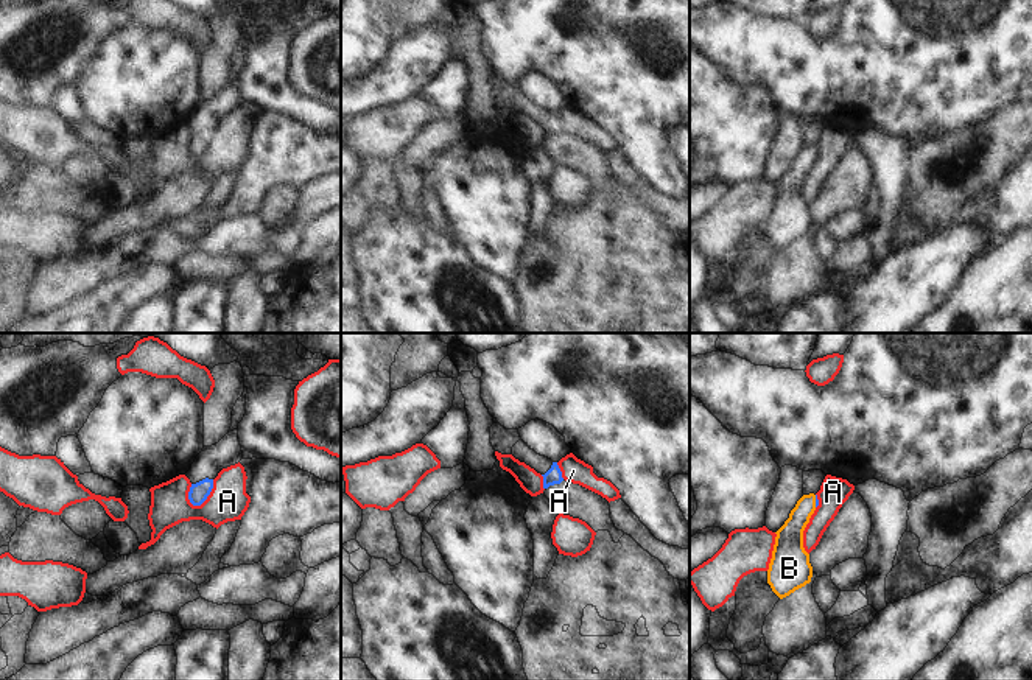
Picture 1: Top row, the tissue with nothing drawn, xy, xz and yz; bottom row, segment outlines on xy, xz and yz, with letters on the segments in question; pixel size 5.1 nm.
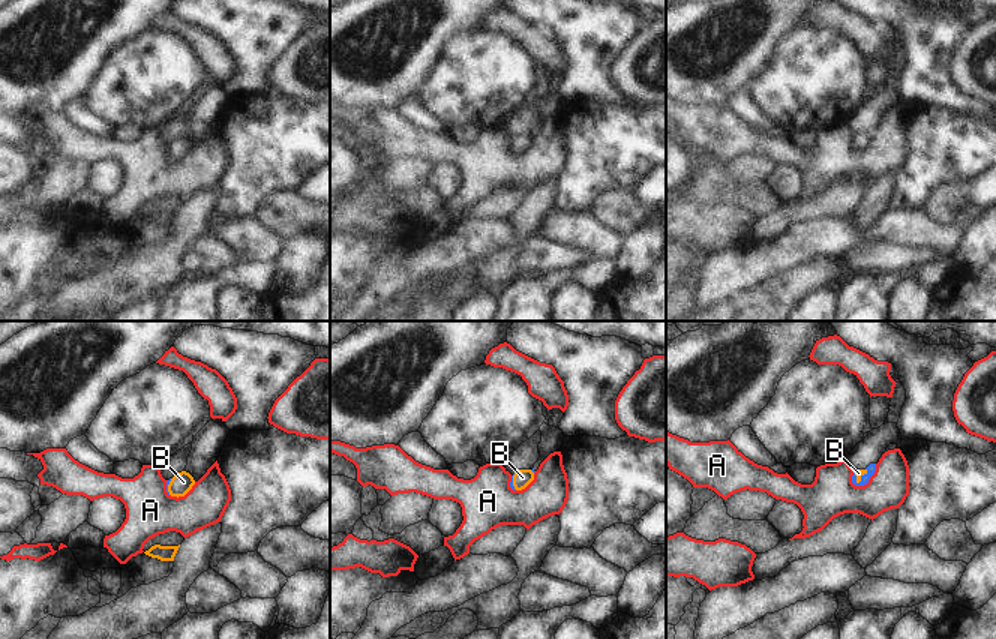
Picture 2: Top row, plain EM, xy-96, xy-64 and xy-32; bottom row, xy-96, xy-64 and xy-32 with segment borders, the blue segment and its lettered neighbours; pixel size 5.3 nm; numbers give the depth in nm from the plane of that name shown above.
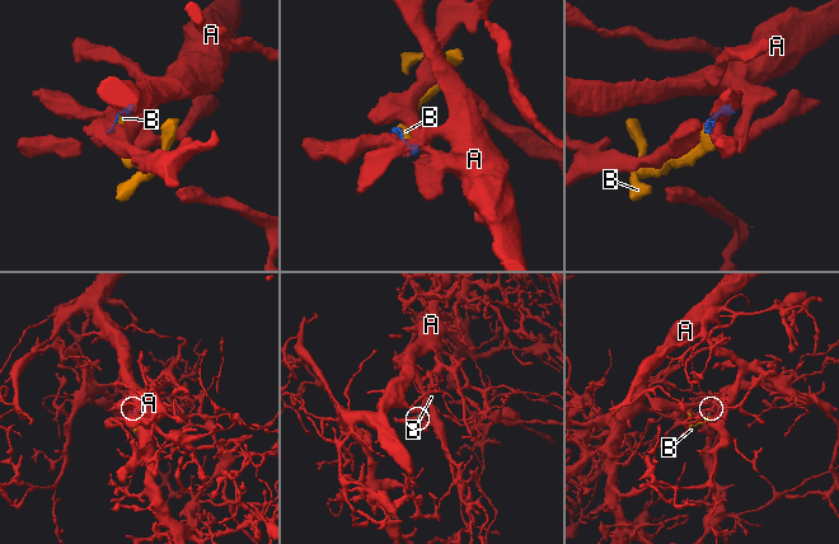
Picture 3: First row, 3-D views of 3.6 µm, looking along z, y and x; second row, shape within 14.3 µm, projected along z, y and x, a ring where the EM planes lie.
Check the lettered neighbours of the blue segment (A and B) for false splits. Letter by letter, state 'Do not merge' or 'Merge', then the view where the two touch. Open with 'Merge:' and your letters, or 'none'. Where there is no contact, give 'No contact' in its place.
Merge: B
A: Do not merge. Touches blue in xy
B: Merge. Touches blue in yz

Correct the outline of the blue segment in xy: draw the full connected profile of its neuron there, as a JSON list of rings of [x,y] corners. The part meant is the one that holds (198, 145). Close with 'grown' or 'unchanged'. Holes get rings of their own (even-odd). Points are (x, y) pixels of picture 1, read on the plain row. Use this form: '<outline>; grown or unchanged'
[[[202,131],[196,135],[191,135],[188,143],[188,151],[193,157],[201,157],[213,140],[213,131]]]; unchanged

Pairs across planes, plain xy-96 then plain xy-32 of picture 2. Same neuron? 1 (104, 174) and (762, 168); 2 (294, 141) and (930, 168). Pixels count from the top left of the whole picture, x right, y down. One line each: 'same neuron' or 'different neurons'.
1: different neurons
2: same neuron

